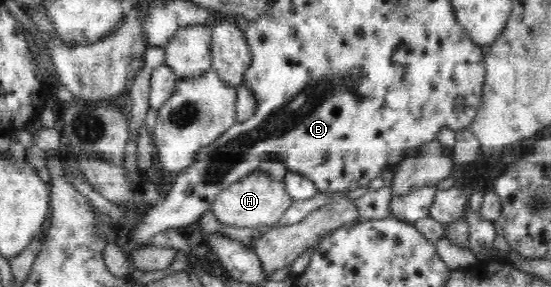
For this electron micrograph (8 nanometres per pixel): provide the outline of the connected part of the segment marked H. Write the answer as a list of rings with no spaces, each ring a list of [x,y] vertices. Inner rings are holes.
[[[257,169],[250,176],[244,177],[242,181],[236,181],[230,187],[226,187],[218,195],[211,210],[216,220],[224,226],[234,228],[270,226],[272,228],[290,208],[292,201],[292,197],[286,192],[284,181],[277,181]]]

